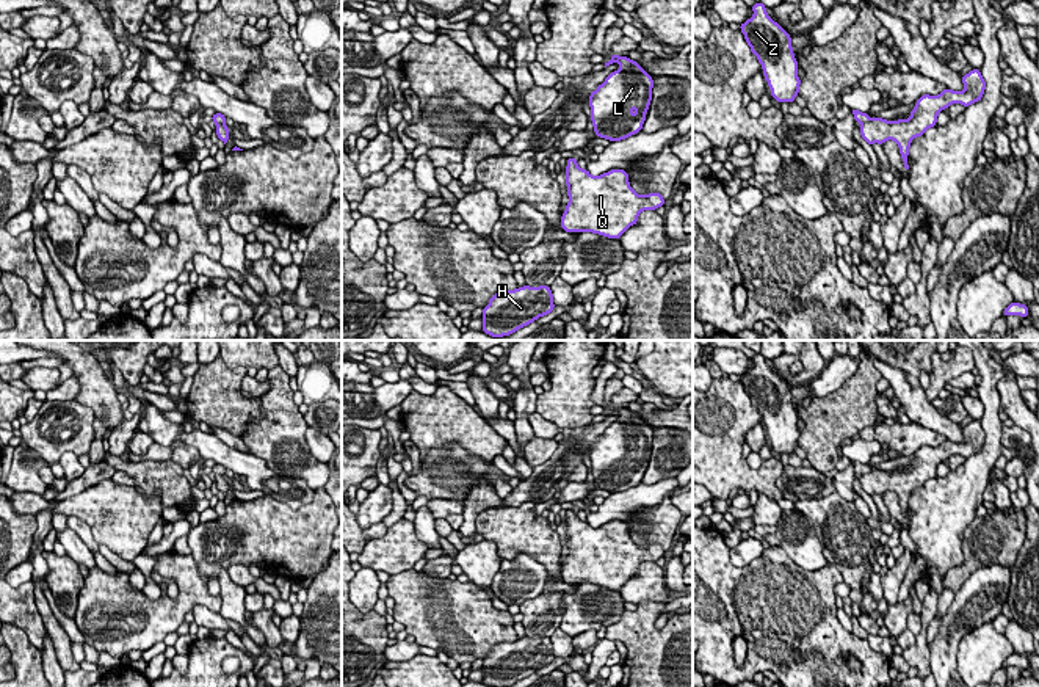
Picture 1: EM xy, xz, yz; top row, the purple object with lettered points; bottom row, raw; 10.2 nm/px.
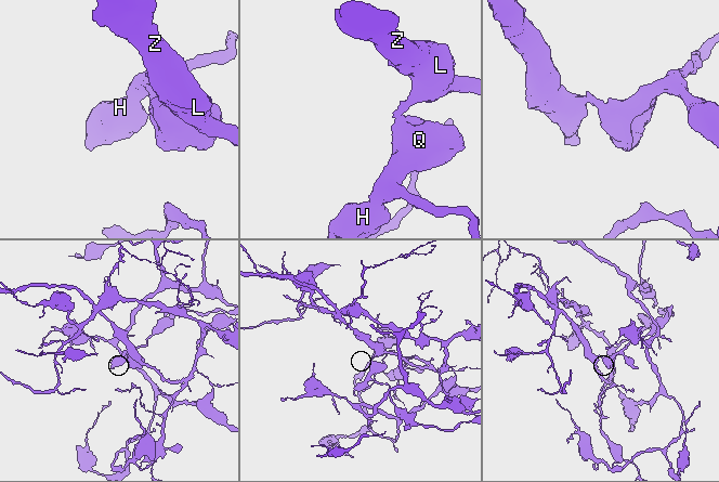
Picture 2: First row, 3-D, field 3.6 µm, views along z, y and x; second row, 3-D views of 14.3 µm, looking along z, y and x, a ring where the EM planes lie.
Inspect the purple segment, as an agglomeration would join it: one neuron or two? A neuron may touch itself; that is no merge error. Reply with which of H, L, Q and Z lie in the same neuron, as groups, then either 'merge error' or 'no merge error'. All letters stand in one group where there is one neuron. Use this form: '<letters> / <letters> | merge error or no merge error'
H Q / L Z | merge error

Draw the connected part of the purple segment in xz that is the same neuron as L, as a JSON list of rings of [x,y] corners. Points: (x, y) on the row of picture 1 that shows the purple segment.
[[[611,55],[605,67],[613,63],[617,63],[621,69],[611,72],[589,94],[594,132],[611,143],[641,132],[653,88],[653,78],[636,61]]]

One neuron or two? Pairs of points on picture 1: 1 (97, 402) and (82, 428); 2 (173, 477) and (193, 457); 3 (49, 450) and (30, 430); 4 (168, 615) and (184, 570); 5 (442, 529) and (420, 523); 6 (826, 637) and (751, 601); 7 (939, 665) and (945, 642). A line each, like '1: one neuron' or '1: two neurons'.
1: two neurons
2: two neurons
3: one neuron
4: one neuron
5: two neurons
6: one neuron
7: one neuron

